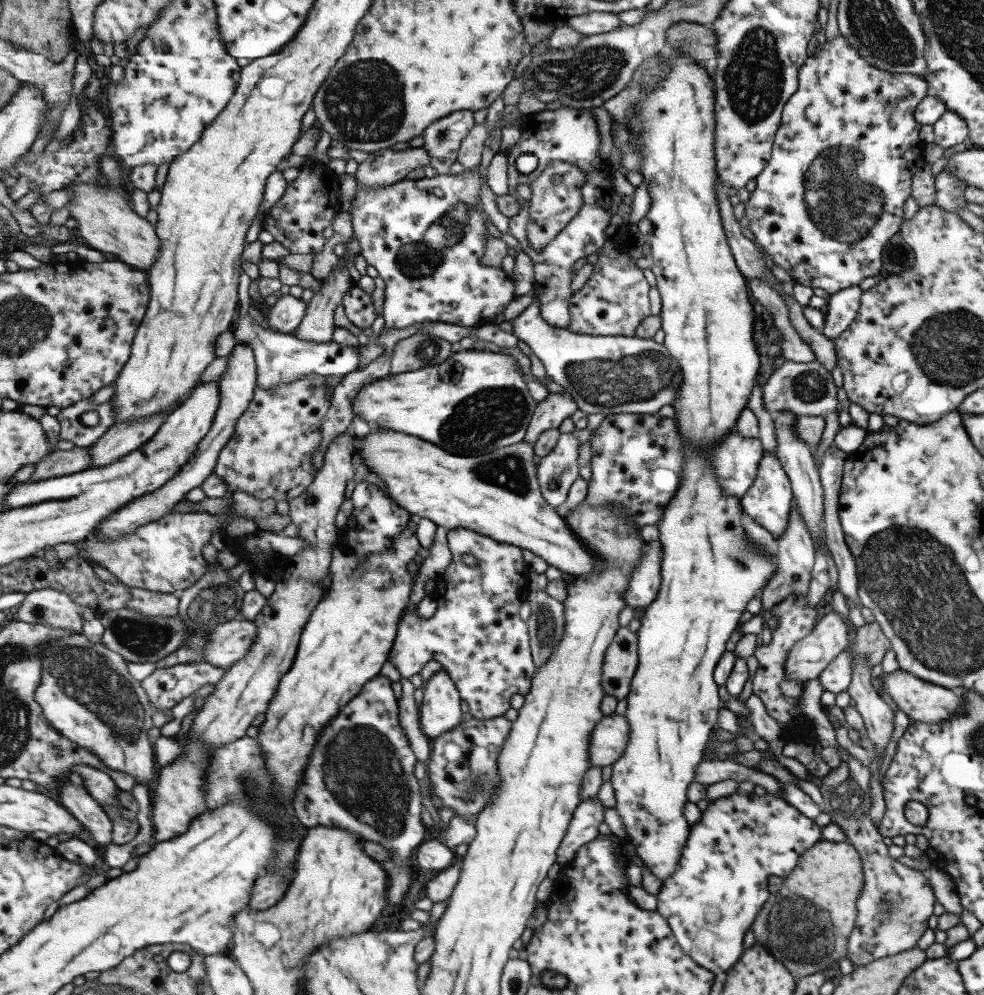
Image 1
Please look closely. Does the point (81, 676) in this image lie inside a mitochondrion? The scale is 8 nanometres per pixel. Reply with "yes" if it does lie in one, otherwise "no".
yes

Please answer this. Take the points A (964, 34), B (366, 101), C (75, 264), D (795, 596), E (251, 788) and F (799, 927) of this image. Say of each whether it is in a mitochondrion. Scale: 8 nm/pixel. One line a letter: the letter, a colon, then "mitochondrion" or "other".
A: mitochondrion
B: mitochondrion
C: other
D: other
E: mitochondrion
F: mitochondrion

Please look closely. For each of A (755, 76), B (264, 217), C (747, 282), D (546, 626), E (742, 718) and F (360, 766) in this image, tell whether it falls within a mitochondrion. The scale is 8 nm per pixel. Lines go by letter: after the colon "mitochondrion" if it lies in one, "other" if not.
A: mitochondrion
B: other
C: other
D: mitochondrion
E: other
F: mitochondrion

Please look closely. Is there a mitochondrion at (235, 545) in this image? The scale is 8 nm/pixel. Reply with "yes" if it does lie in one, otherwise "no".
no

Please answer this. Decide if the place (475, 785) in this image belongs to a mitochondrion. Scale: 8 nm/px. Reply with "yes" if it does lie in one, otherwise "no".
yes

